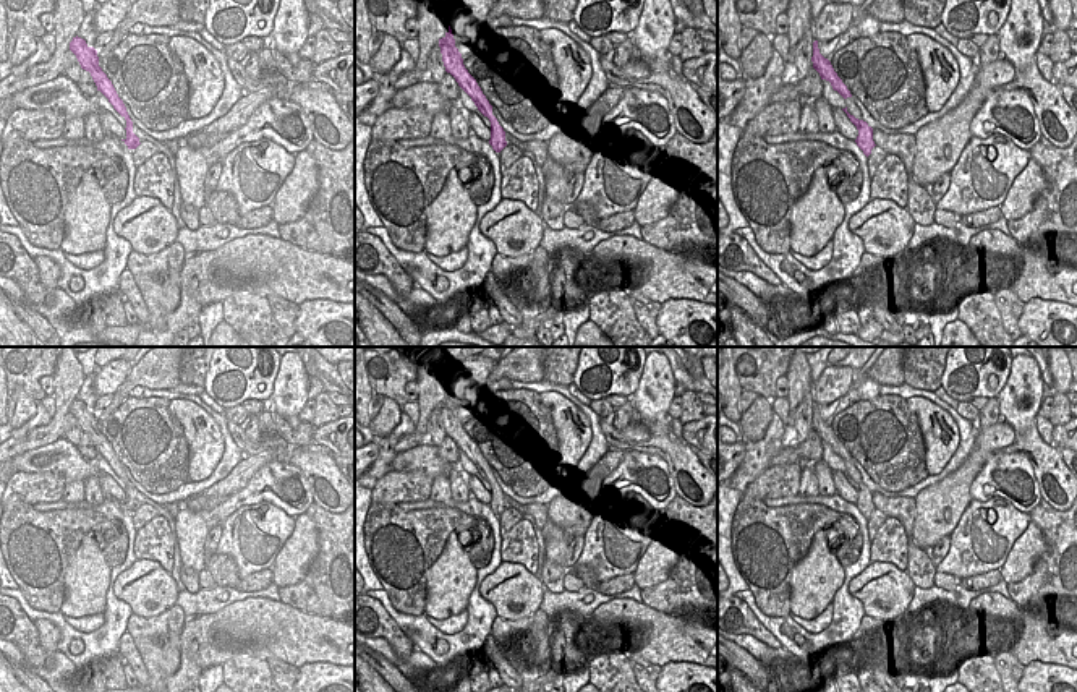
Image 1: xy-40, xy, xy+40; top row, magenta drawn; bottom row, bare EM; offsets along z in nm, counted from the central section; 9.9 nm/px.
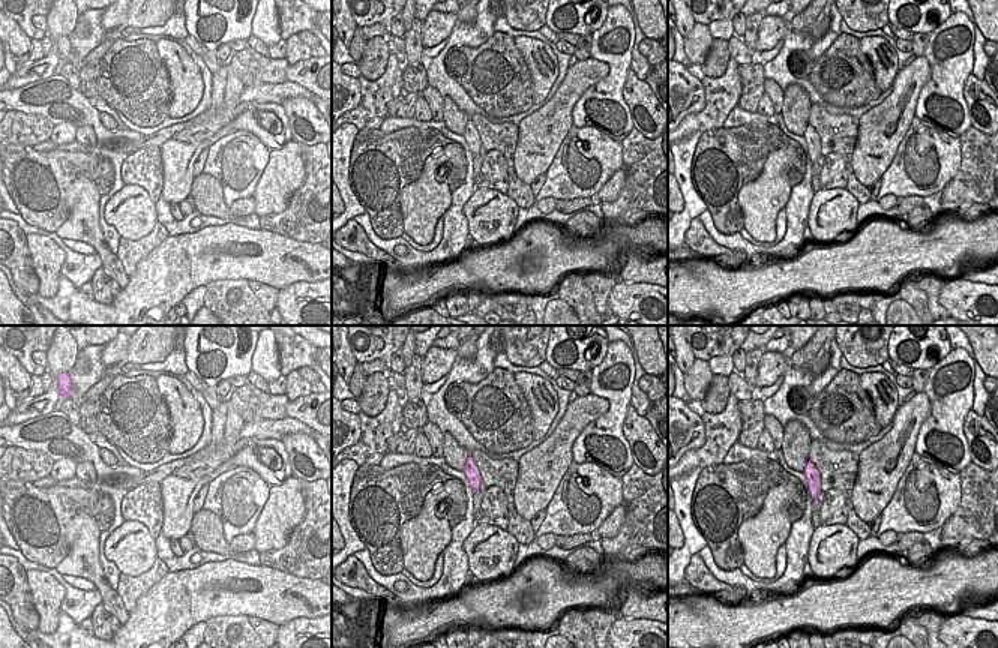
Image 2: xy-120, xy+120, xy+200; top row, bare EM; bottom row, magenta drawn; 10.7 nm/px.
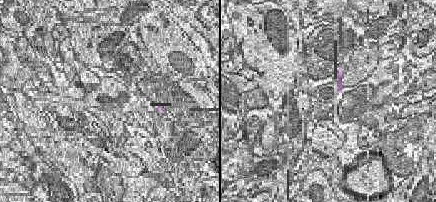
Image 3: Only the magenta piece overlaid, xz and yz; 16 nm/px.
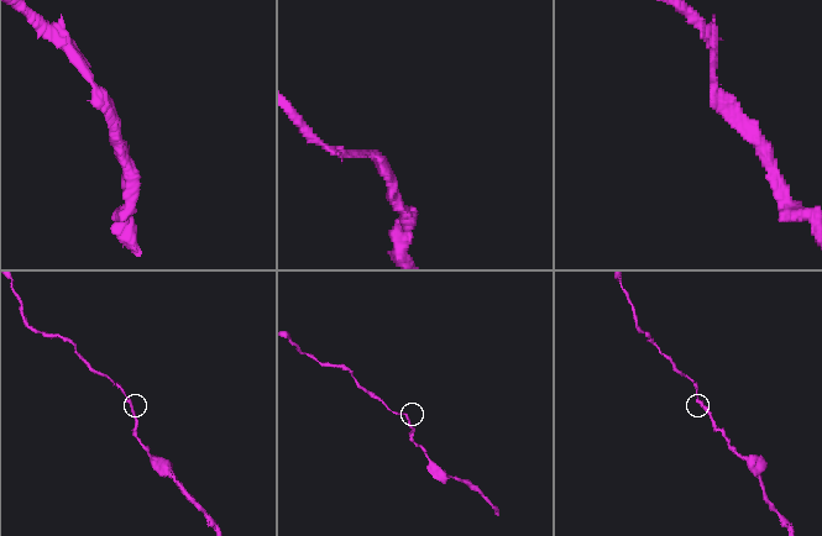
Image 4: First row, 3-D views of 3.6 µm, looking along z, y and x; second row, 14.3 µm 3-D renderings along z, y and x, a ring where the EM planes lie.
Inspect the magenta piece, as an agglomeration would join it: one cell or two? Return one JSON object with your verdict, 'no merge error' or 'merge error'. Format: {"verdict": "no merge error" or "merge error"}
{"verdict": "no merge error"}

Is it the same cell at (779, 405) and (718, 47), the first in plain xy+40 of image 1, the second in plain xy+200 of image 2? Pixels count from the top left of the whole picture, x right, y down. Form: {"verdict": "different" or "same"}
{"verdict": "different"}

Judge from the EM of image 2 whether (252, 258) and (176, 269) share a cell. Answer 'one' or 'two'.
one

